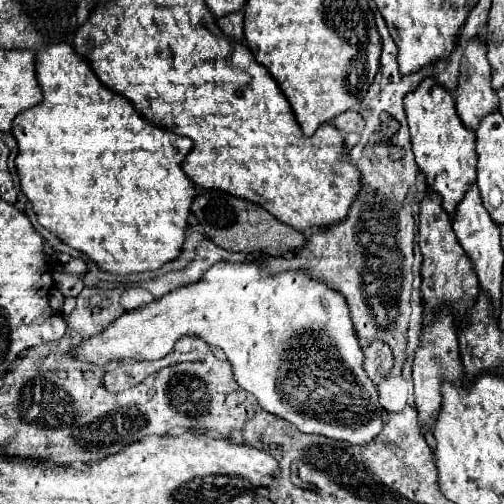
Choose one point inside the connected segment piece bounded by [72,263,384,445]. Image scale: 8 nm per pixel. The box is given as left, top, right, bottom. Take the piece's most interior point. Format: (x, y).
(261, 322)

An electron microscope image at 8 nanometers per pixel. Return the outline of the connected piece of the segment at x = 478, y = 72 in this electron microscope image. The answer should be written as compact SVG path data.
M470 39L466 45L466 51L462 55L462 65L460 65L460 81L456 87L456 111L460 121L464 121L466 129L476 131L480 121L488 115L500 109L500 101L496 91L490 85L490 65L486 59L486 43L482 43L480 39Z

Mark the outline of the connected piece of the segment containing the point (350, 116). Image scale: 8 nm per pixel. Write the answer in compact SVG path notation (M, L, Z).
M348 111L348 113L342 113L340 117L336 117L334 121L332 121L340 131L346 131L346 133L362 133L362 129L364 129L364 119L362 119L362 115L360 113L356 113L356 111Z

